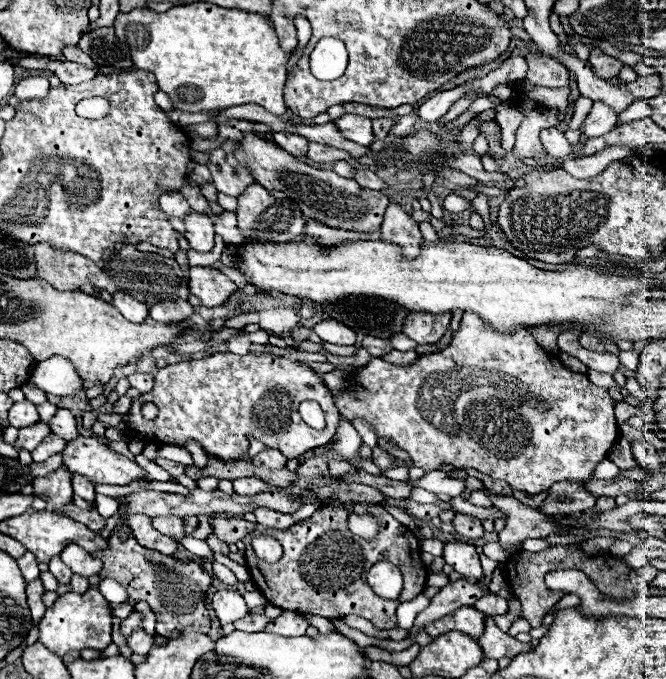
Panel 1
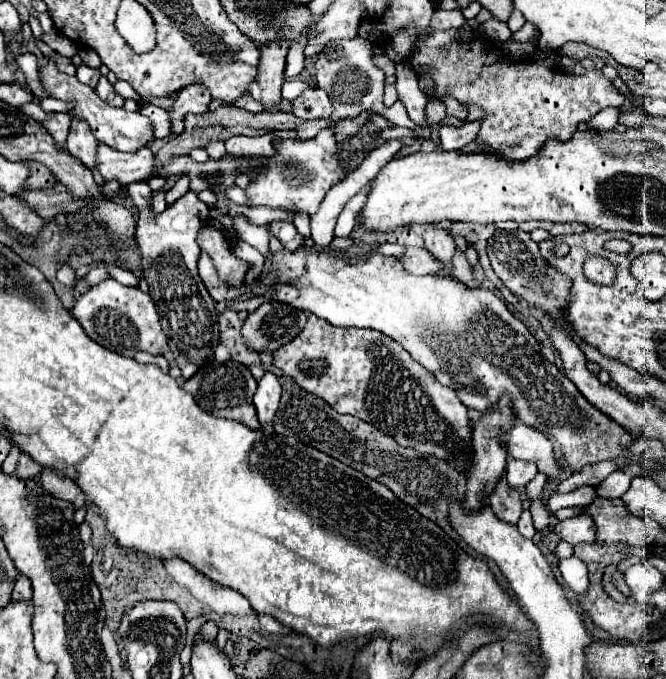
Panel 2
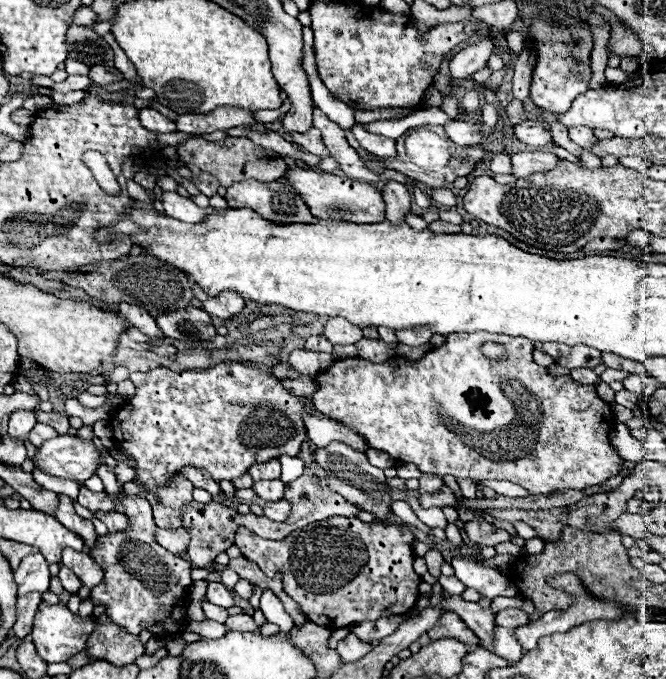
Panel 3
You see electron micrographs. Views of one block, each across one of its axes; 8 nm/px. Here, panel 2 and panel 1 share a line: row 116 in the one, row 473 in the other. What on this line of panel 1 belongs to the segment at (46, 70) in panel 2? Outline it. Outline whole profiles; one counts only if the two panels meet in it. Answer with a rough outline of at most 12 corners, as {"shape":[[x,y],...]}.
{"shape":[[94,438],[62,450],[70,472],[94,484],[130,486],[146,472]]}

